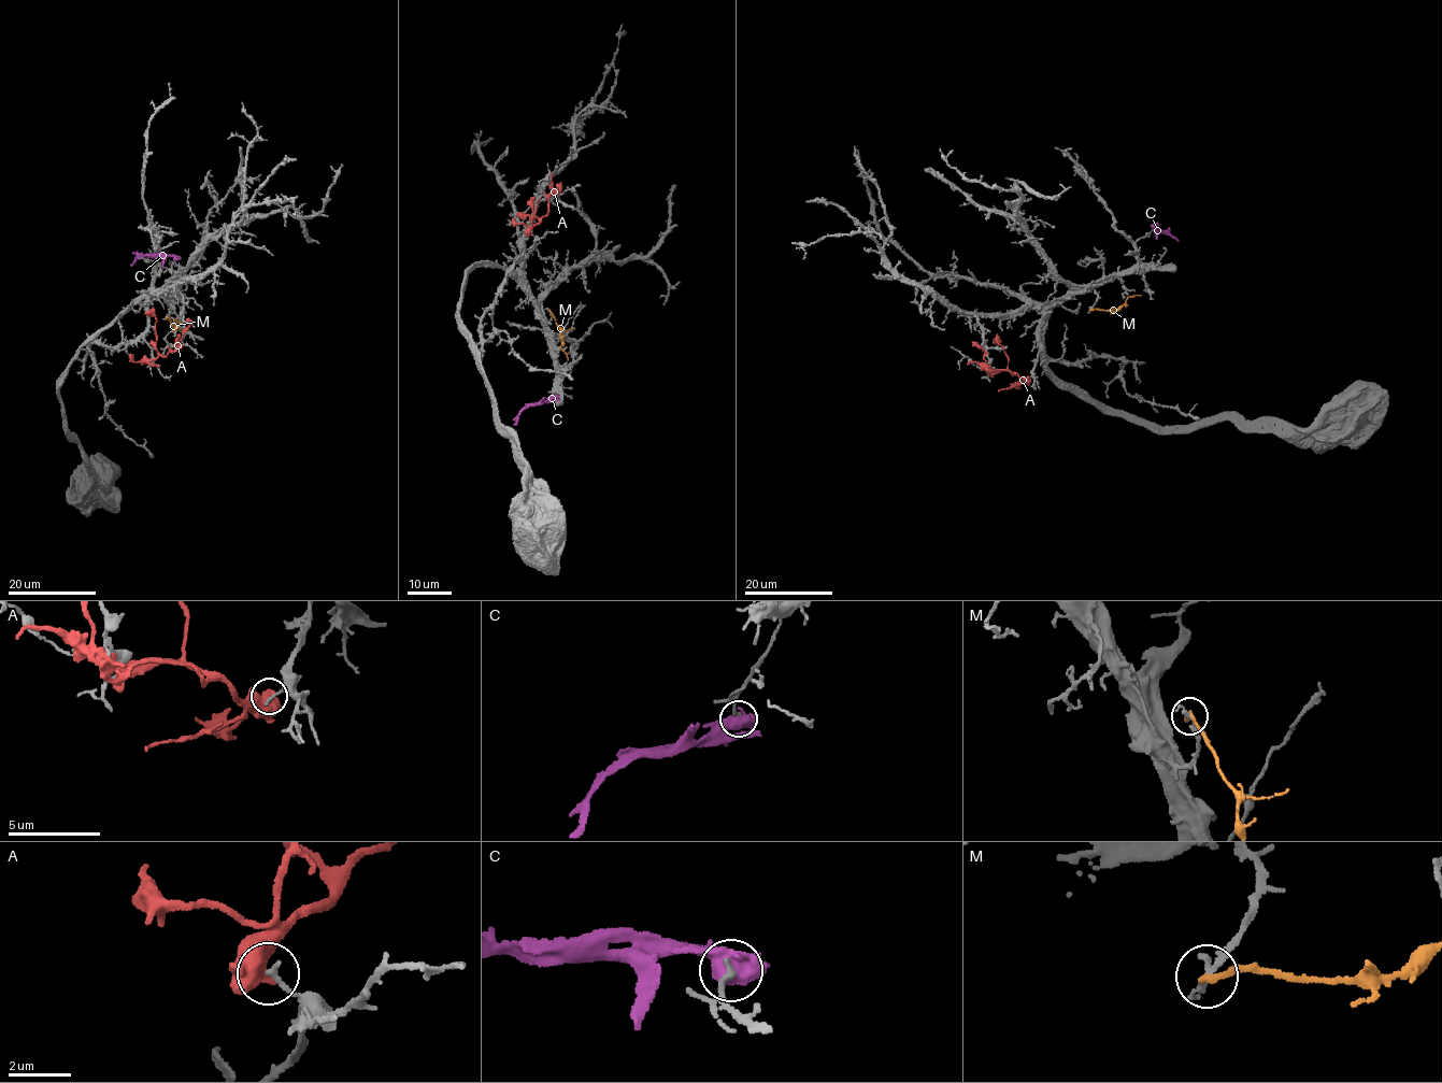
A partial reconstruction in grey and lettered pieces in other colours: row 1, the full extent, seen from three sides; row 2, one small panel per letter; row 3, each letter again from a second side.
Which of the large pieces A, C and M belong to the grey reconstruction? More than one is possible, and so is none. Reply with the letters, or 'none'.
none

